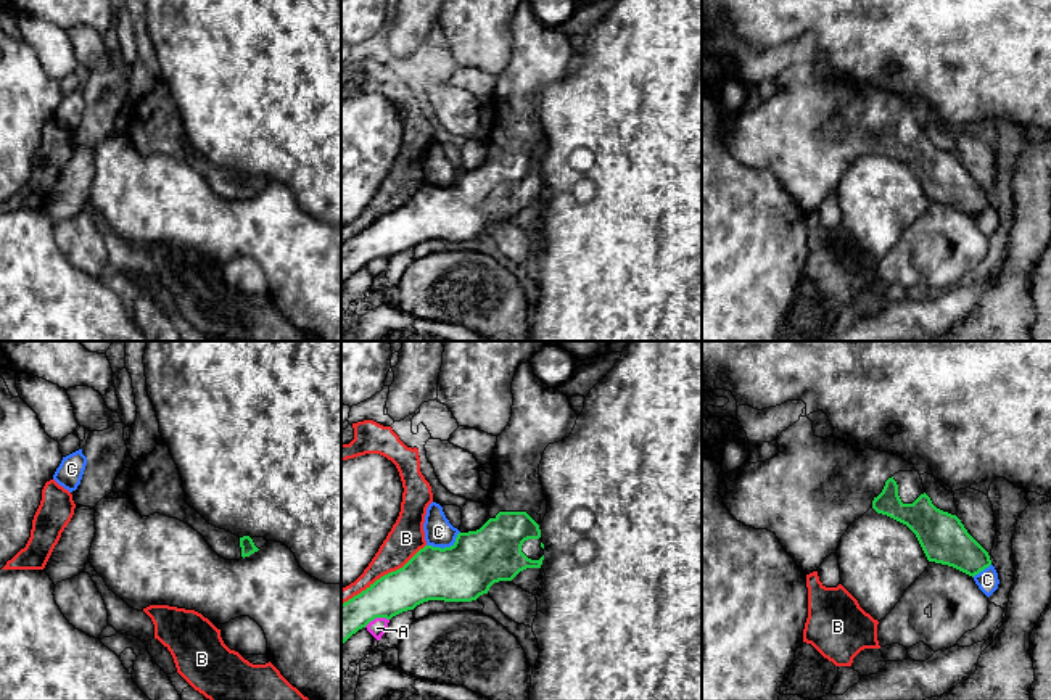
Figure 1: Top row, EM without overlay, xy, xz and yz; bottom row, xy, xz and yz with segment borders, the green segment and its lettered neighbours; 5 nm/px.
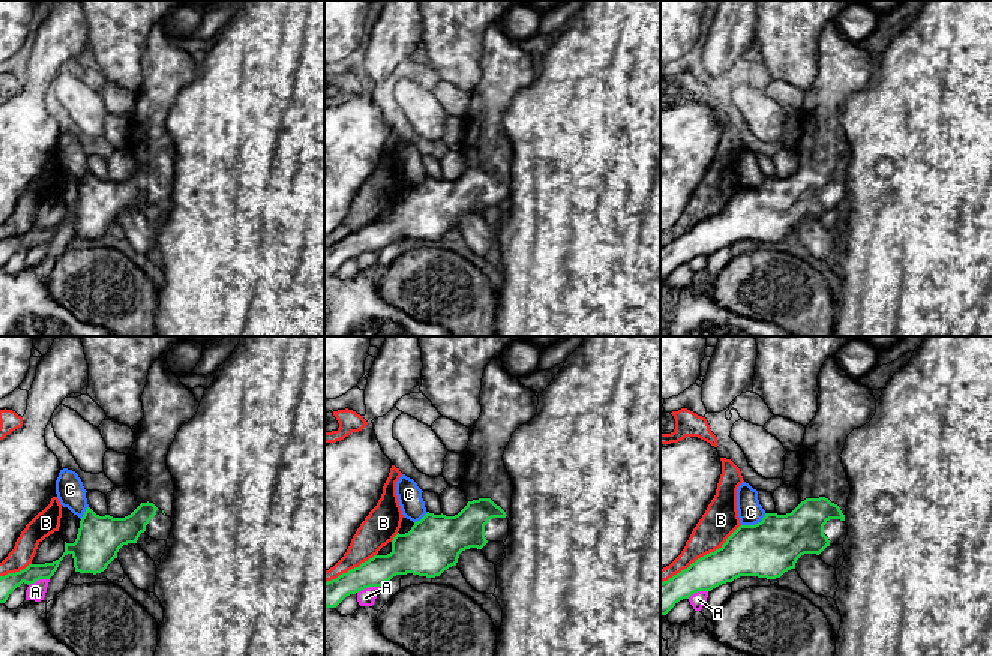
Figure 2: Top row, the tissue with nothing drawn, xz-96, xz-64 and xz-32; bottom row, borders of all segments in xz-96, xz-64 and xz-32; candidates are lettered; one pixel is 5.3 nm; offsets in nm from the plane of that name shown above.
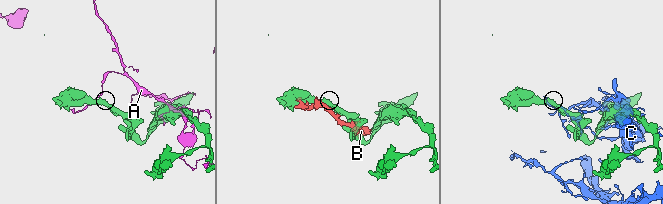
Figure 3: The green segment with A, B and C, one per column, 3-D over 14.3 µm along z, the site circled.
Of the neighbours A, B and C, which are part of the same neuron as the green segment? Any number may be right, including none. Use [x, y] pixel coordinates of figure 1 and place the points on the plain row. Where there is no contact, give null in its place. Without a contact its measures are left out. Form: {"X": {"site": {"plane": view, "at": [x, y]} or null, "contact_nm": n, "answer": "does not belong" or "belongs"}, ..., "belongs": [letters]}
{"A": {"site": {"plane": "xz", "at": [375, 256]}, "contact_nm": 130, "answer": "does not belong"}, "B": {"site": {"plane": "xz", "at": [385, 214]}, "contact_nm": 500, "answer": "does not belong"}, "C": {"site": {"plane": "xz", "at": [445, 187]}, "contact_nm": 180, "answer": "does not belong"}, "belongs": []}

